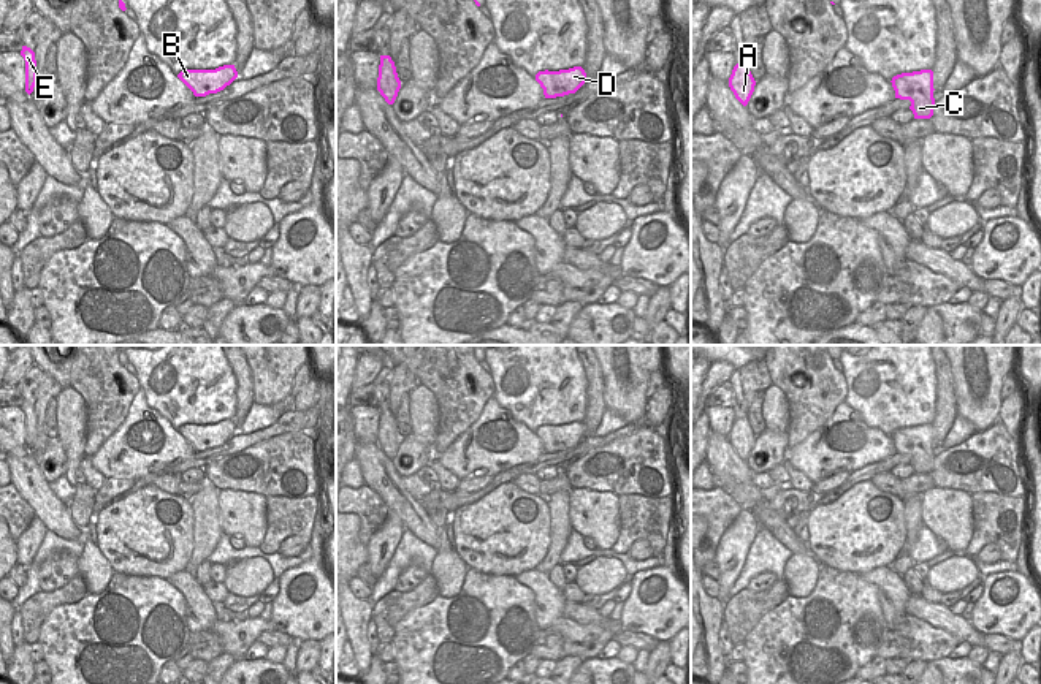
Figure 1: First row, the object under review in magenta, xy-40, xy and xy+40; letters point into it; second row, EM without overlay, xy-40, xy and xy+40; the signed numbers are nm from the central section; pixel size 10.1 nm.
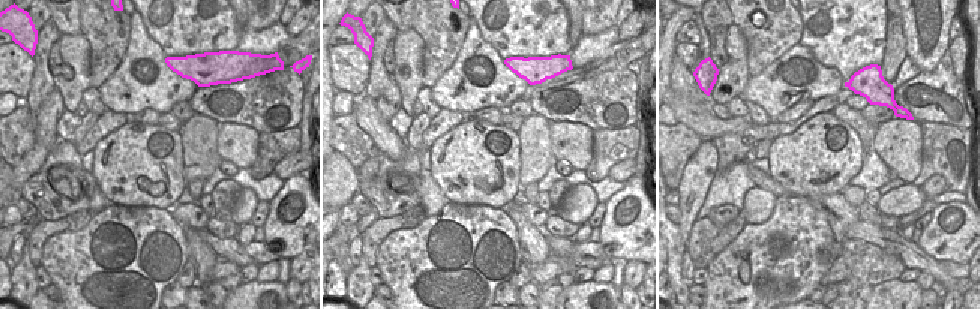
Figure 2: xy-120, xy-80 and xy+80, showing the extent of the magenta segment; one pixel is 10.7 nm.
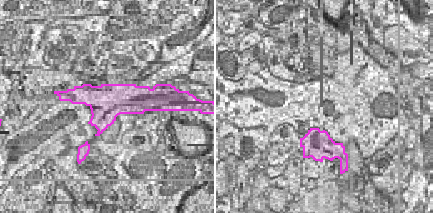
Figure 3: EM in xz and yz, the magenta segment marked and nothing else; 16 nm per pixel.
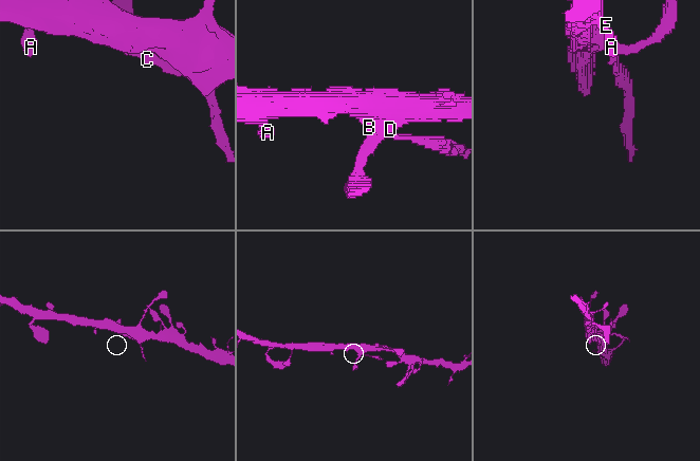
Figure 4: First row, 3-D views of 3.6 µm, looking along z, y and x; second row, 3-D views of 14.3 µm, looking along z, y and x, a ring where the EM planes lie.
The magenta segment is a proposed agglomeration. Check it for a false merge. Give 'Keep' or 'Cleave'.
Cleave.

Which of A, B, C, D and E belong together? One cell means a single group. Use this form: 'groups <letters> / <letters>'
groups A B D E / C

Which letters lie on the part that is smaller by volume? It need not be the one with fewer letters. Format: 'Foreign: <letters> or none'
Foreign: C

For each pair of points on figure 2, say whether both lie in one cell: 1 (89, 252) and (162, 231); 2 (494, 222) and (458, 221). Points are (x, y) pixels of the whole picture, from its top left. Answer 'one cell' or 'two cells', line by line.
1: one cell
2: one cell

